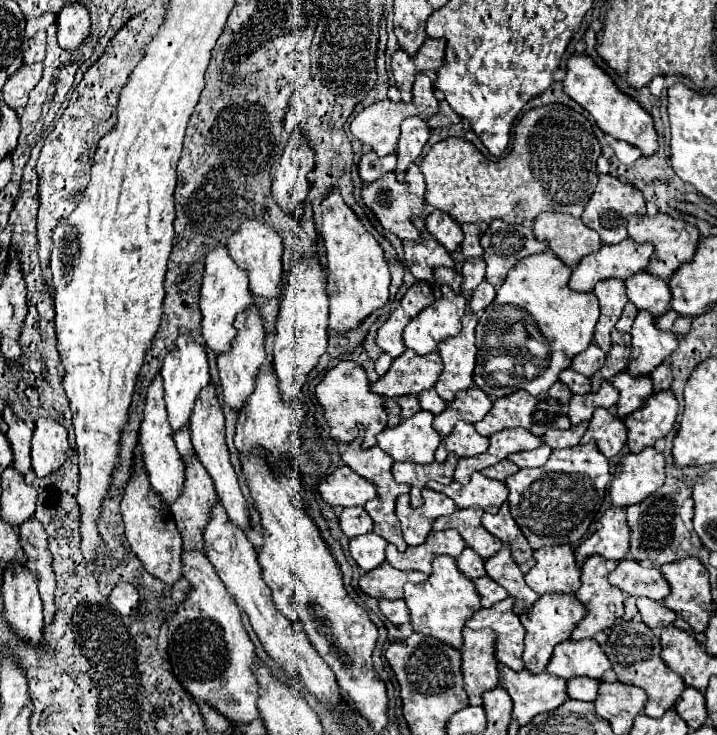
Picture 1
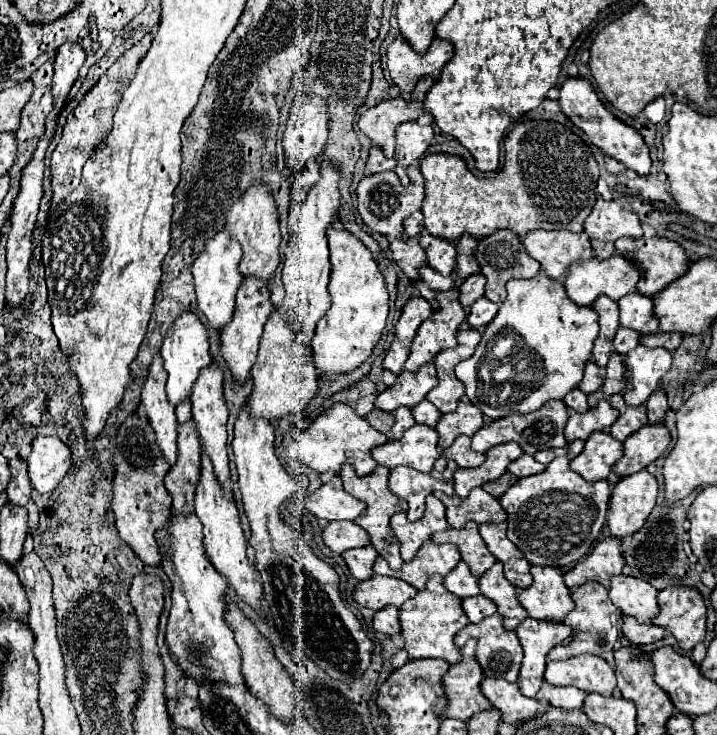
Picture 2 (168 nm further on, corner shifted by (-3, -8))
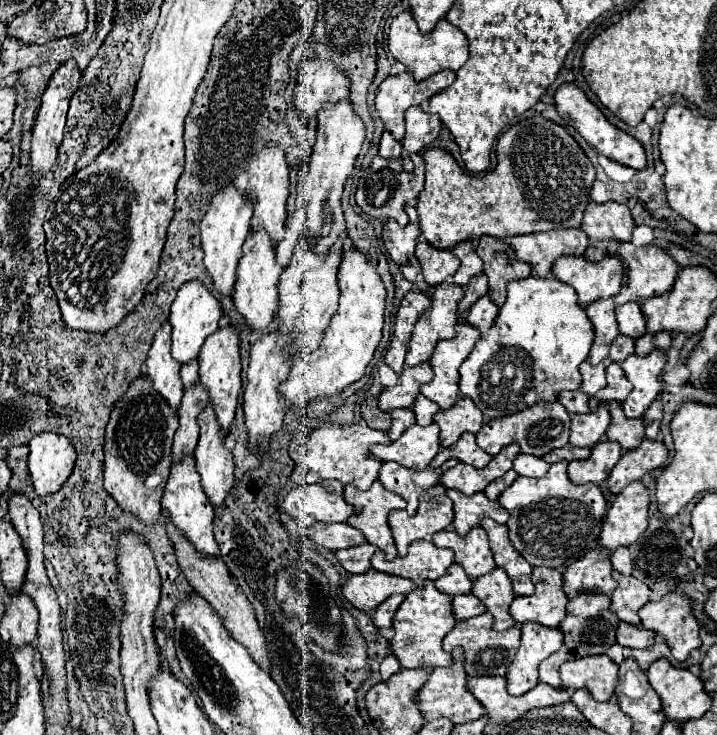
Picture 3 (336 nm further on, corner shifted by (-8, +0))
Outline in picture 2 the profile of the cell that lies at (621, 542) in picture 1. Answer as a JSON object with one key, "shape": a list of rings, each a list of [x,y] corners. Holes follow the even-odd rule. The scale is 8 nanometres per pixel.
{"shape":[[[607,538],[599,542],[593,552],[585,558],[585,562],[579,562],[573,570],[565,574],[565,584],[569,590],[583,586],[585,582],[599,582],[605,588],[609,588],[611,576],[621,574],[625,566],[623,554],[621,554],[621,540]]]}

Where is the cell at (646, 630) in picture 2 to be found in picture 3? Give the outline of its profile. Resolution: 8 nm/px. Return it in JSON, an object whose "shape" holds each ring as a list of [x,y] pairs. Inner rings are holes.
{"shape":[[[622,622],[618,626],[618,644],[622,646],[632,646],[632,648],[648,648],[654,644],[654,638],[656,638],[656,632],[652,630],[644,630],[642,626],[634,626],[634,624],[628,624],[628,622]]]}

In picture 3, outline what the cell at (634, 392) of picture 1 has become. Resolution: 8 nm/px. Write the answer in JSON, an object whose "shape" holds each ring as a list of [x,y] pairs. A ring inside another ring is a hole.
{"shape":[[[610,402],[608,408],[612,414],[612,424],[606,430],[608,440],[616,440],[624,450],[636,448],[644,440],[644,420],[624,416],[620,402]]]}

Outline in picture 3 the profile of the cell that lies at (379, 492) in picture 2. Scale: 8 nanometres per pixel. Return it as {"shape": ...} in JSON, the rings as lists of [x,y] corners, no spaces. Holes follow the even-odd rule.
{"shape":[[[374,480],[368,490],[358,490],[354,484],[346,484],[344,498],[348,498],[348,504],[354,506],[354,514],[346,522],[362,530],[370,544],[386,552],[388,560],[394,560],[398,550],[388,524],[388,514],[396,508],[406,508],[406,500],[386,490],[380,480]]]}

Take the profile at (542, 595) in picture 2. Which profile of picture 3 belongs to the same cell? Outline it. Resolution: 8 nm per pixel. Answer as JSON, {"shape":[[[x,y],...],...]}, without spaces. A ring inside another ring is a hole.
{"shape":[[[538,566],[532,572],[536,592],[532,596],[516,596],[510,612],[512,618],[522,622],[540,622],[544,626],[558,626],[566,618],[568,596],[562,590],[562,572],[556,568]]]}

